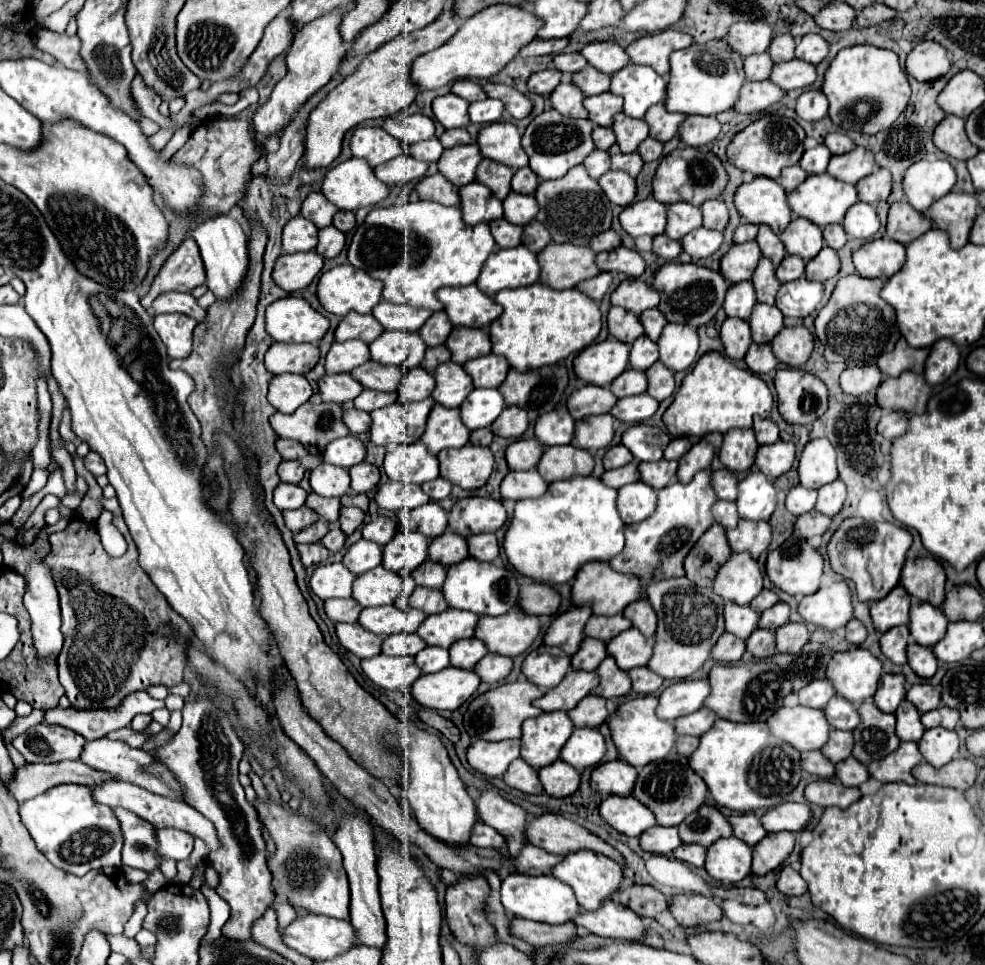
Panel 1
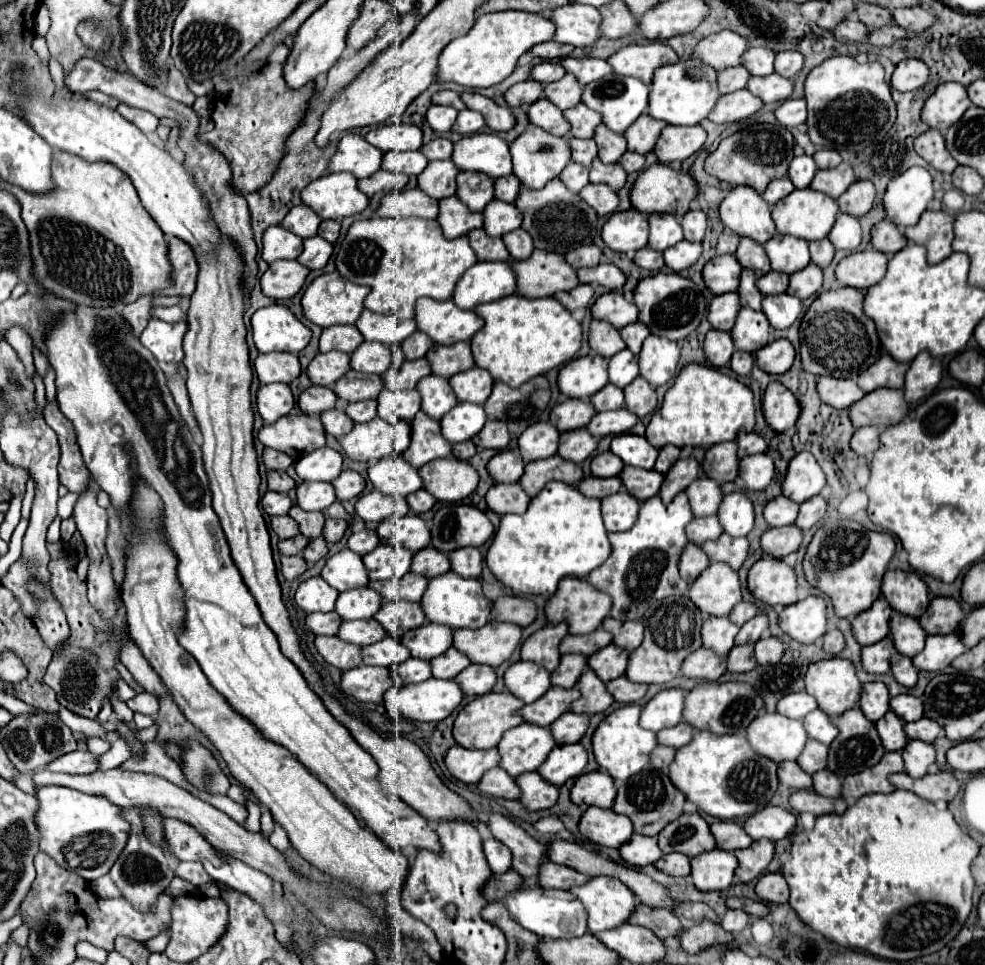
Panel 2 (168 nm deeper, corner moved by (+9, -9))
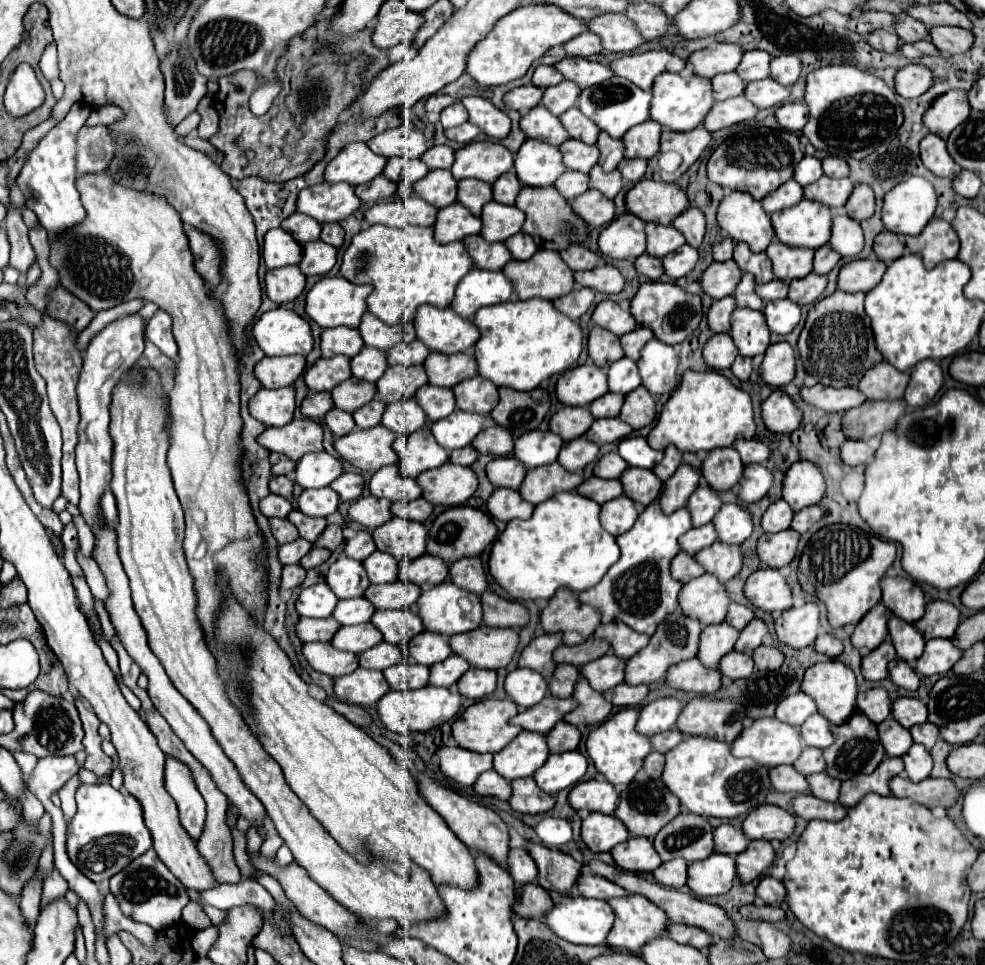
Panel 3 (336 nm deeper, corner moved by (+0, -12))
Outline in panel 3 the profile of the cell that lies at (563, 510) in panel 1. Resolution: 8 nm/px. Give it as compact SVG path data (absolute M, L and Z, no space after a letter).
M558 492L540 502L528 520L510 520L492 546L490 574L514 600L550 600L560 586L580 594L620 558L616 538L600 524L600 504L578 492Z

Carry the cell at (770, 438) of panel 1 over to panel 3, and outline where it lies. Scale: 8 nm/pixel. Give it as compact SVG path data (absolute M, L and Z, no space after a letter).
M738 436L738 438L736 438L736 450L740 452L744 464L752 464L752 462L762 464L762 462L766 462L768 456L770 456L770 448L768 448L764 442L756 440L756 438L746 440L746 438Z

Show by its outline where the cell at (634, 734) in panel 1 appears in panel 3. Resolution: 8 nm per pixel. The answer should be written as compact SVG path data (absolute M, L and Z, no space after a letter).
M622 708L616 712L612 718L602 722L598 728L594 728L586 740L586 750L588 756L592 758L596 770L606 776L608 782L614 786L618 784L630 784L638 770L644 766L644 758L652 752L652 742L648 736L636 732L636 722L638 722L640 712L636 708Z

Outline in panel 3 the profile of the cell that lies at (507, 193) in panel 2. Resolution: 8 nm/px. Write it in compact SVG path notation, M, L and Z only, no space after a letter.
M510 170L510 172L506 172L504 176L500 176L500 178L492 184L492 188L494 188L494 200L496 200L496 202L500 202L500 204L514 204L514 202L516 202L516 196L520 194L522 184L520 184L516 172Z

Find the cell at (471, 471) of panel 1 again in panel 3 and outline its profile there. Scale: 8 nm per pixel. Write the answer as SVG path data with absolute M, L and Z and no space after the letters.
M446 462L440 468L422 472L416 482L424 490L424 498L438 506L460 506L478 488L478 478L472 468Z

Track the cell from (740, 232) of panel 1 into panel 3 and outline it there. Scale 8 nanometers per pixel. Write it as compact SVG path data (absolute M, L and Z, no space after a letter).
M724 238L720 244L716 244L714 246L714 260L718 260L718 262L722 262L722 260L730 260L732 258L732 252L734 252L734 248L736 248L736 240L732 240L732 238Z

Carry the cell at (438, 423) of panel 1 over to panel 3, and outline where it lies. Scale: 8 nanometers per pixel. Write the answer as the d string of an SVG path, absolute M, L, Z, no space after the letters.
M426 424L424 428L420 428L420 432L414 432L408 436L406 452L400 454L398 466L404 476L416 478L424 470L446 464L448 458L450 458L450 452L446 448L440 448L440 444L436 444L430 432L430 424Z

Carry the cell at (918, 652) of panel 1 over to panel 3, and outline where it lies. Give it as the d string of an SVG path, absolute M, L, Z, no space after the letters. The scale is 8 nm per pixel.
M896 658L896 660L890 662L888 668L890 668L890 678L892 678L894 684L898 684L900 688L910 690L910 692L918 690L918 686L920 686L920 678L918 678L916 670L914 670L906 660Z

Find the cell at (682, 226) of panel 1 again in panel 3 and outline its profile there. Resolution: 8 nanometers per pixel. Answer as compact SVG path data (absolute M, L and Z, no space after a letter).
M656 222L646 224L646 252L658 258L664 258L670 252L676 252L684 244L684 236L680 230L672 226L662 226Z

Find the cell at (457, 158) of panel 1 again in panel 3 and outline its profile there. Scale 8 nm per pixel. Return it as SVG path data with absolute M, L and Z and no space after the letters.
M430 170L424 180L420 182L420 186L414 186L414 192L418 196L422 196L424 200L428 200L432 206L436 208L444 208L456 202L456 194L458 194L458 182L454 180L450 170Z

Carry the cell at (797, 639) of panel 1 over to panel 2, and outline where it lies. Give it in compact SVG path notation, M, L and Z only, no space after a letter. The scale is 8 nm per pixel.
M761 637L755 643L753 651L759 665L775 665L785 653L785 645L777 637Z

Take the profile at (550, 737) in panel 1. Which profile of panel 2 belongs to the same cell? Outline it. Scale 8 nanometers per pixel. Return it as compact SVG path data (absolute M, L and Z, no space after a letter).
M521 723L499 741L499 767L511 777L519 777L527 771L537 771L537 767L547 759L549 751L555 747L551 731L547 727L537 727L533 723Z

